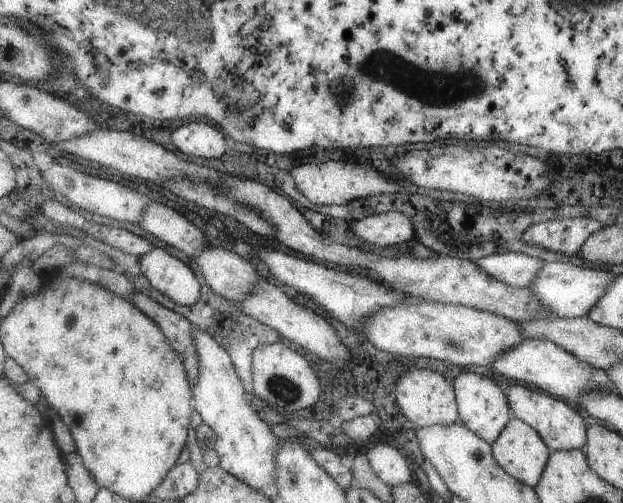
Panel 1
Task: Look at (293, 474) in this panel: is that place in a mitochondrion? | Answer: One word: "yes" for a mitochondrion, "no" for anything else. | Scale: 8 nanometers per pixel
yes

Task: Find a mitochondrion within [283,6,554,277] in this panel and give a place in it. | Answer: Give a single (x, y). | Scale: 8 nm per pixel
(435, 92)

